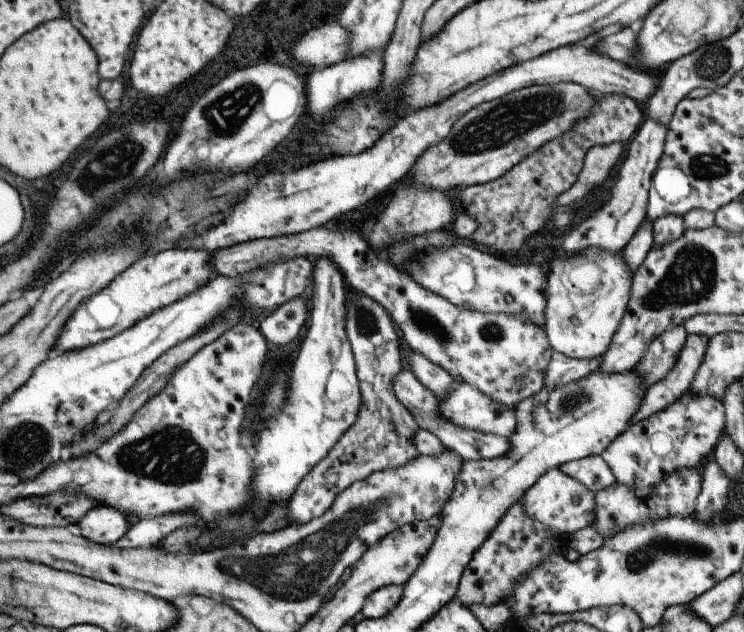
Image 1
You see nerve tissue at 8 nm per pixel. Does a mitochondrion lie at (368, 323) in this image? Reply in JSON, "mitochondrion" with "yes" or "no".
{"mitochondrion":"yes"}

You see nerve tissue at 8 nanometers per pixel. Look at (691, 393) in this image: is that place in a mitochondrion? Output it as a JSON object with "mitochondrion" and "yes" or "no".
{"mitochondrion":"no"}

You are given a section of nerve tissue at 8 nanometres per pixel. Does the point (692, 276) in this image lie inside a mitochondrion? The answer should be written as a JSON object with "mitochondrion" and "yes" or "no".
{"mitochondrion":"yes"}

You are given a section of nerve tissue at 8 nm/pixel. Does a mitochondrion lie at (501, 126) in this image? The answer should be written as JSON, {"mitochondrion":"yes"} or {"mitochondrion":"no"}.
{"mitochondrion":"yes"}

